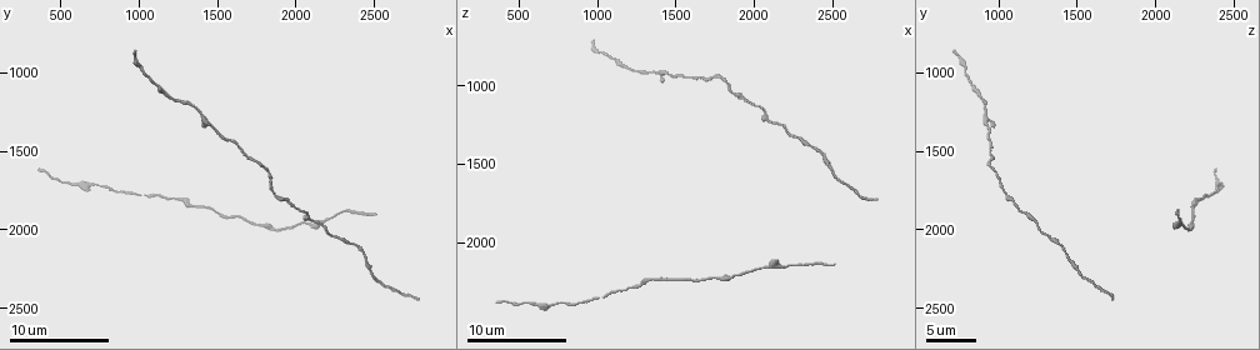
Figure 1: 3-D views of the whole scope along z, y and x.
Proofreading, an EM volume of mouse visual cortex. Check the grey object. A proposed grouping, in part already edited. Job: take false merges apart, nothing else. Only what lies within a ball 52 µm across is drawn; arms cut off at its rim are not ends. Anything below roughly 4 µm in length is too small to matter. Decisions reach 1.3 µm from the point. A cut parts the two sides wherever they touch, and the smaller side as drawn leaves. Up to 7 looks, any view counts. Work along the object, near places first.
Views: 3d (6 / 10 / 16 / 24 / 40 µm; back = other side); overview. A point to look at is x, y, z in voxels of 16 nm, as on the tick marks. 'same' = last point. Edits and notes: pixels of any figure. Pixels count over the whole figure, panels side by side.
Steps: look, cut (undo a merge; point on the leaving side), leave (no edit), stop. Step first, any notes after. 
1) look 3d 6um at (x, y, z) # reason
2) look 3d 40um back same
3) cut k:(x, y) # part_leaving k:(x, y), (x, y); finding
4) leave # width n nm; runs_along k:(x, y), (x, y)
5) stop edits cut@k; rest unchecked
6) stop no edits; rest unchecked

look 3d 16um at (1400, 1240, 920)

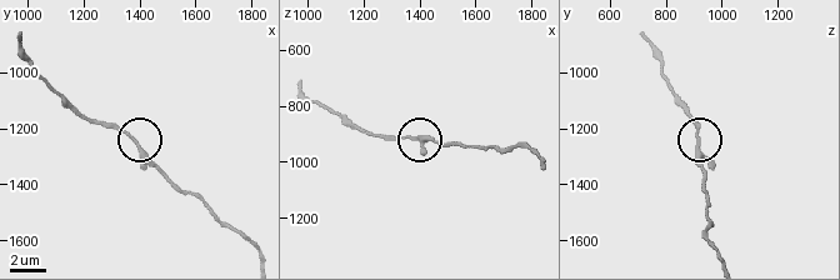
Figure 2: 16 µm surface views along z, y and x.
look 3d 16um back at (1380, 1260, 920)

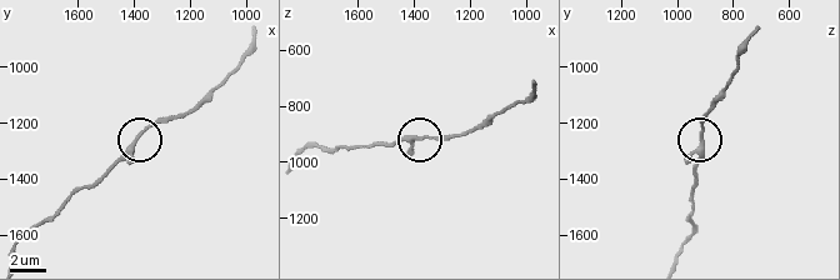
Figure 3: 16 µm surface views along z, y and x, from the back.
leave # runs_along 3:(303, 150), (311, 145), (348, 150), (458, 136); one neuron here

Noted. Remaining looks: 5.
look 3d 16um at (1120, 1080, 840) # thick turns thin

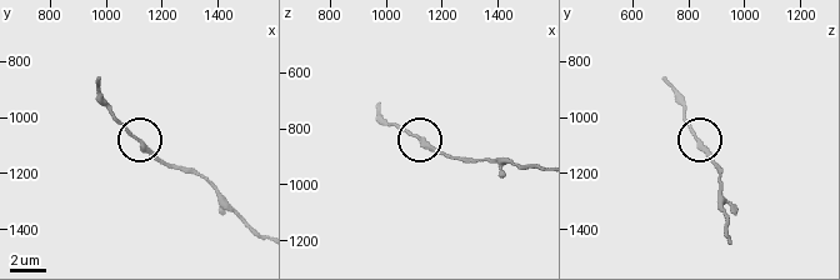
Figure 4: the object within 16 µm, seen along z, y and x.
look 3d 6um at (1120, 1070, 830) # closer look

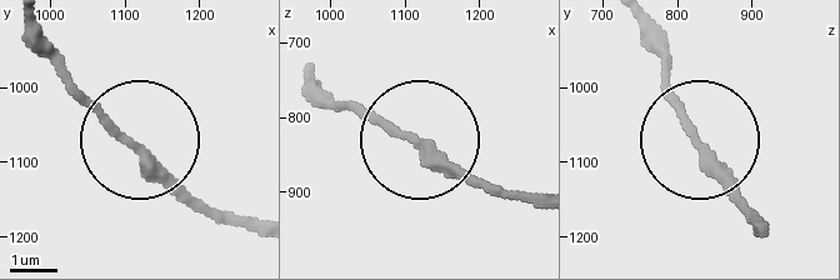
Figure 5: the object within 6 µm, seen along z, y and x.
leave # runs_along 5:(251, 228), (204, 208), (53, 56); continuous, no second neuron

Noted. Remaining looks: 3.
look 3d 6um at (1880, 1760, 1040) # sudden change in width

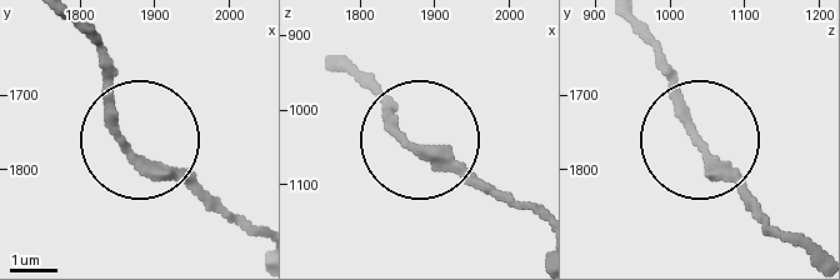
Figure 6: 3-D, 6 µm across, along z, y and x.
leave # runs_along 6:(780, 226), (709, 159), (653, 44); continuous, no second neuron

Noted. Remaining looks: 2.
stop no edits; rest unchecked

